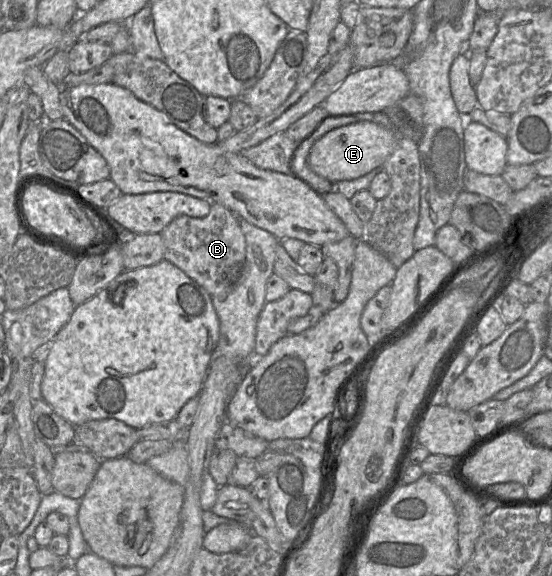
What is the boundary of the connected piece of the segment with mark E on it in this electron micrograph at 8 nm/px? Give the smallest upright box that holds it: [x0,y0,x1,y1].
[308,121,398,183]

